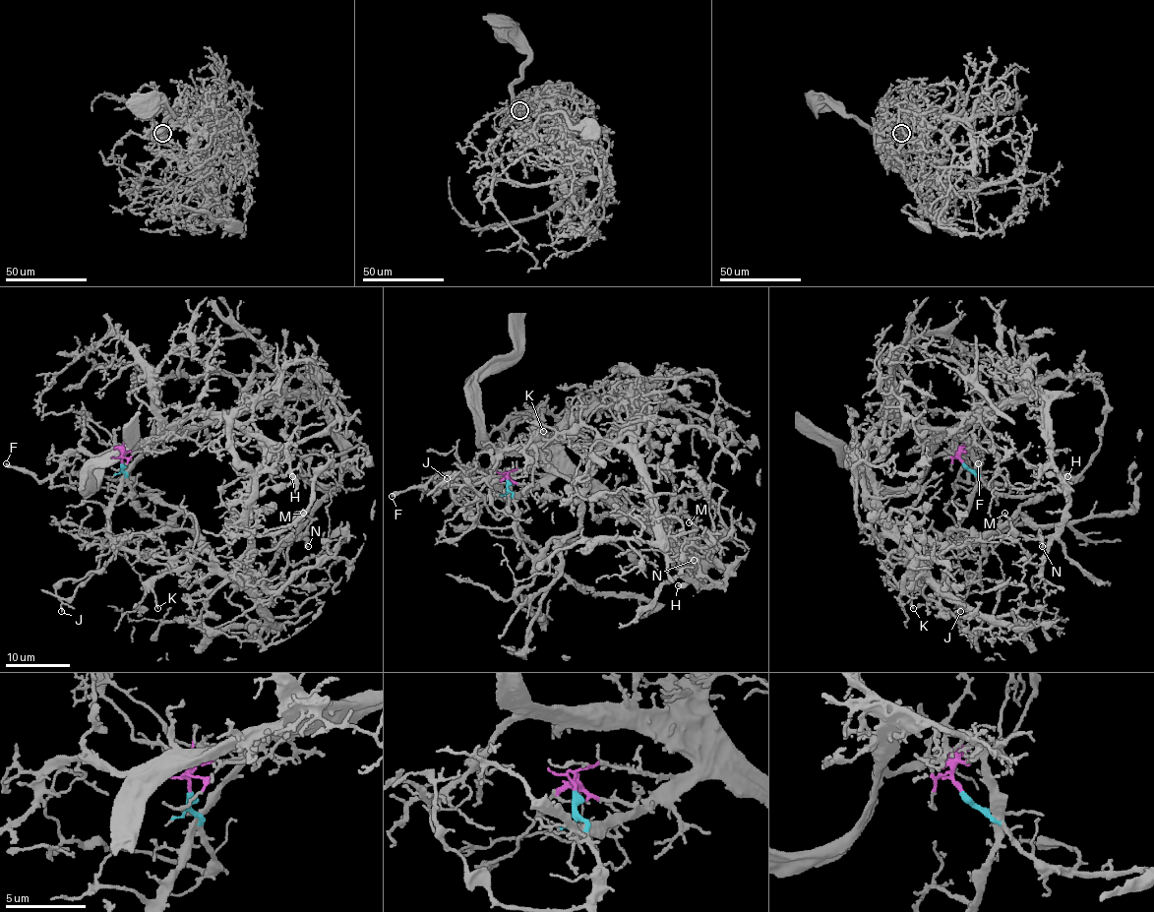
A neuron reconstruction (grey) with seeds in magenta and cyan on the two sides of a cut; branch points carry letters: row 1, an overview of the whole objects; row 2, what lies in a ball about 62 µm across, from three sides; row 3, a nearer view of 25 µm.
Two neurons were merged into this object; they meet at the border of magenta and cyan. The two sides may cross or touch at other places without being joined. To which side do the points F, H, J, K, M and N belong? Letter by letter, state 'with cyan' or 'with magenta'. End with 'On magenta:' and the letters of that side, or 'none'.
F: with magenta
H: with magenta
J: with cyan
K: with cyan
M: with magenta
N: with magenta
On magenta: F, H, M, N

